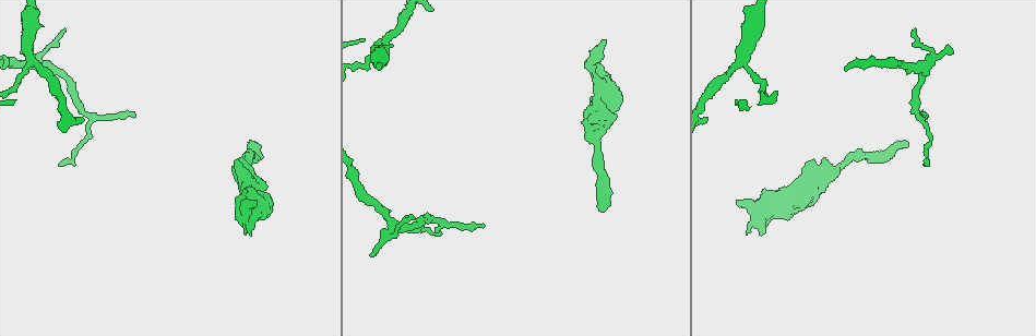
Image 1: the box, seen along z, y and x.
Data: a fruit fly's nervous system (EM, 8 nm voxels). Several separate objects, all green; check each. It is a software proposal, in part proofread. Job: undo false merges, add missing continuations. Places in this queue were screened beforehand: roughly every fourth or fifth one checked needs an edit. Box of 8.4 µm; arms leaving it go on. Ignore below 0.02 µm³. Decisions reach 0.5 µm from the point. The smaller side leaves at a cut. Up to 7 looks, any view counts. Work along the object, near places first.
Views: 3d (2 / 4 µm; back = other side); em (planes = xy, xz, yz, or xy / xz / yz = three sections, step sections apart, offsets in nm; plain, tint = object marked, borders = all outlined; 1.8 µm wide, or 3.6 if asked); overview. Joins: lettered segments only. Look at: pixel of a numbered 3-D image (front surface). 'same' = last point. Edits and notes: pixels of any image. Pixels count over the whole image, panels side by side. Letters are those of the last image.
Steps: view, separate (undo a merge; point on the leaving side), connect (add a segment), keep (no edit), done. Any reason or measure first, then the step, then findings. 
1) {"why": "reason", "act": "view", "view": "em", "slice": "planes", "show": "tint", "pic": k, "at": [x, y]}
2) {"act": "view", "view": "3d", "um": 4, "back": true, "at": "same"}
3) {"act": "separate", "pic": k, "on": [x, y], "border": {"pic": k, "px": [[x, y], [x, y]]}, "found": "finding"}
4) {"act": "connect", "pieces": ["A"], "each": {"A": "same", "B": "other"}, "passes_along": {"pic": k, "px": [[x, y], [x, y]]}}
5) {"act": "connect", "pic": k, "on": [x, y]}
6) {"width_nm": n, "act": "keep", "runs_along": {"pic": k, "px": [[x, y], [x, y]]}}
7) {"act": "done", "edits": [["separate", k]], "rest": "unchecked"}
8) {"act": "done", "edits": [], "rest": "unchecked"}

{"why": "thin end", "act": "view", "view": "em", "slice": "xy", "step": 16, "show": "tint", "pic": 1, "at": [482, 225]}

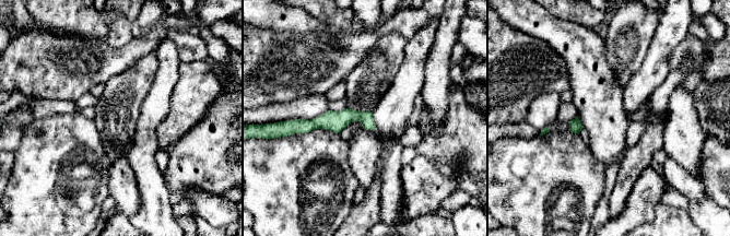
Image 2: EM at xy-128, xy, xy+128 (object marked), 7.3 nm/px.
{"why": "cut it another way", "act": "view", "view": "em", "slice": "planes", "show": "borders", "at": "same"}

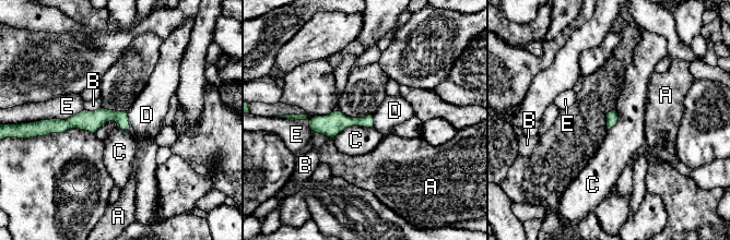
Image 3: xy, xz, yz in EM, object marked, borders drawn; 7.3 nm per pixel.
{"longest_contact_nm": ["C", 300], "act": "keep", "each": {"A": "other", "B": "other", "C": "other", "D": "other", "E": "other"}, "found": "none of them fits"}

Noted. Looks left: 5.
{"why": "tapers out", "act": "view", "view": "em", "slice": "planes", "show": "tint", "pic": 1, "at": [370, 256]}

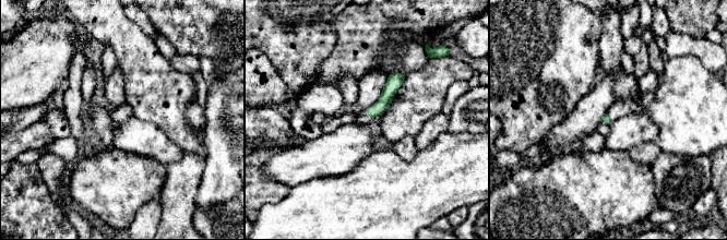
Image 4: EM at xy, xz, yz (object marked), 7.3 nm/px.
{"why": "what lies round it", "act": "view", "view": "em", "slice": "planes", "show": "borders", "at": "same"}

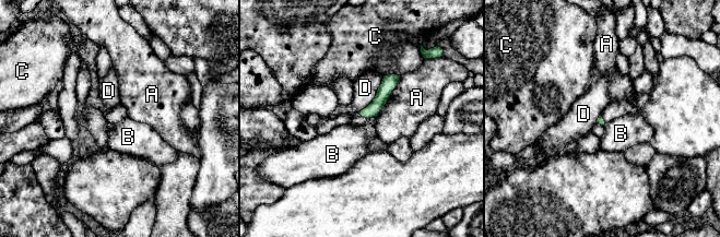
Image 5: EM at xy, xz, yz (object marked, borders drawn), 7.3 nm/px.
{"act": "keep", "each": {"A": "other", "B": "other", "C": "other", "D": "other"}, "runs_along": {"pic": 5, "px": [[394, 76], [381, 98], [364, 114]]}, "found": "no lettered segment goes on from it"}

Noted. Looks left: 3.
{"why": "free end", "act": "view", "view": "3d", "um": 2, "pic": 1, "at": [811, 159]}

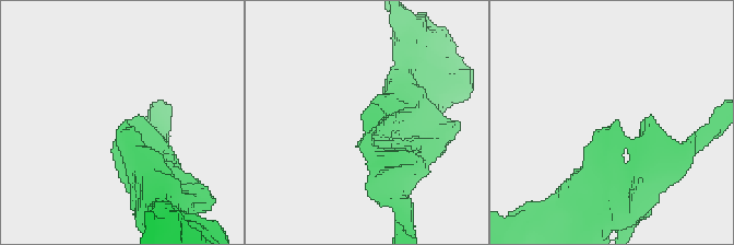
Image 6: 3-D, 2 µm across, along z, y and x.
{"why": "now the EM", "act": "view", "view": "em", "slice": "xz", "step": 8, "show": "tint", "pic": 6, "at": [371, 130]}

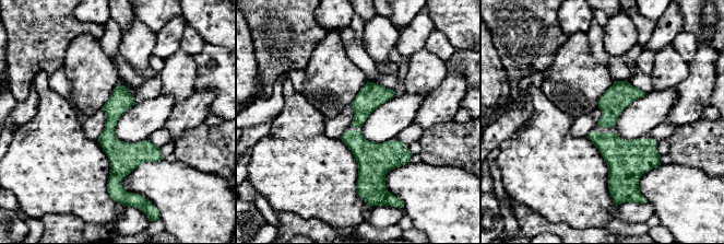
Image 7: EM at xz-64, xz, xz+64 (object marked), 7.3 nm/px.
{"why": "what lies round it", "act": "view", "view": "em", "slice": "xz", "step": 8, "show": "borders", "at": "same"}

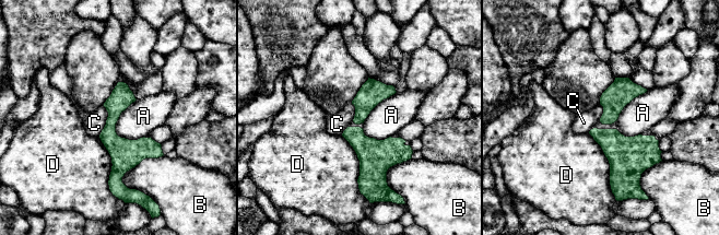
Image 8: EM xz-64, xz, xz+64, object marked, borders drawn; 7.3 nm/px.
{"width_nm": 160, "act": "keep", "each": {"A": "other", "B": "other", "C": "other", "D": "other"}, "border": {"pic": 8, "px": [[137, 100], [116, 124], [121, 138]]}, "found": "no lettered segment goes on from it"}

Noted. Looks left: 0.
{"act": "done", "edits": [], "rest": "unchecked"}

